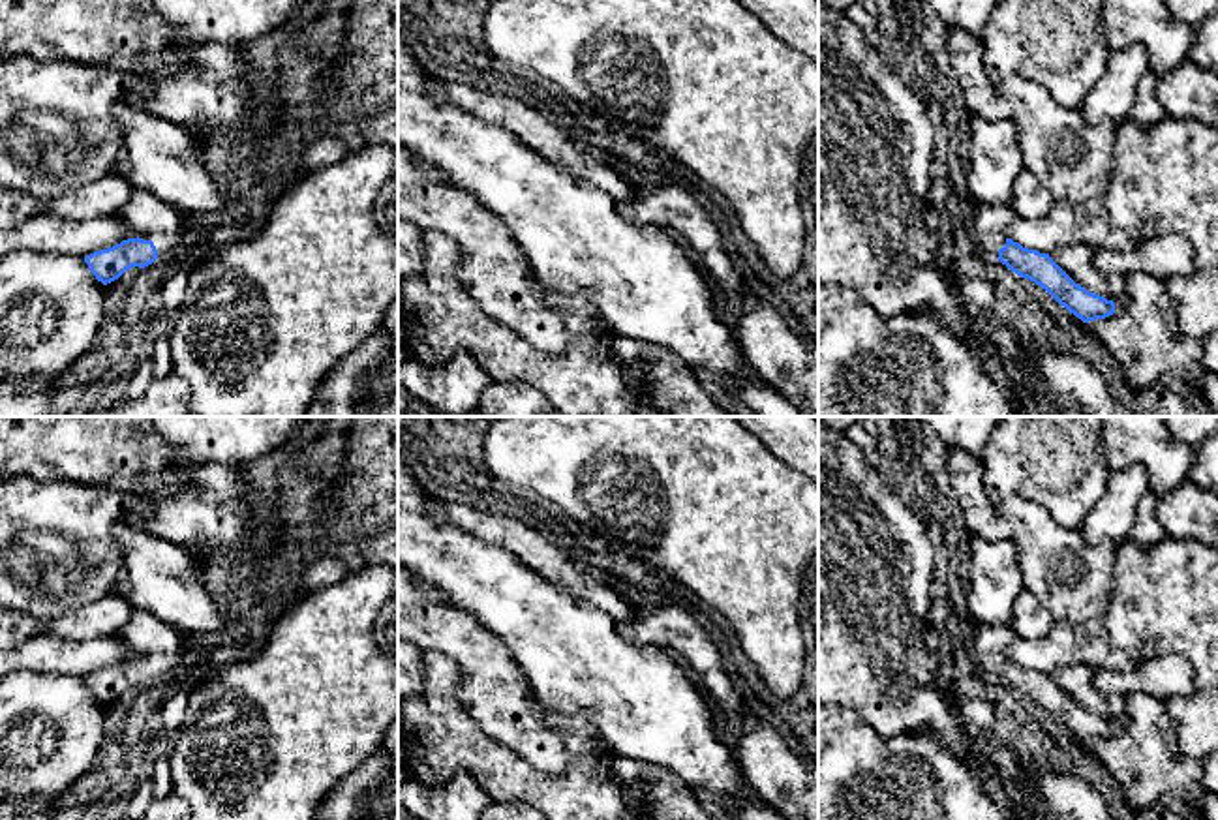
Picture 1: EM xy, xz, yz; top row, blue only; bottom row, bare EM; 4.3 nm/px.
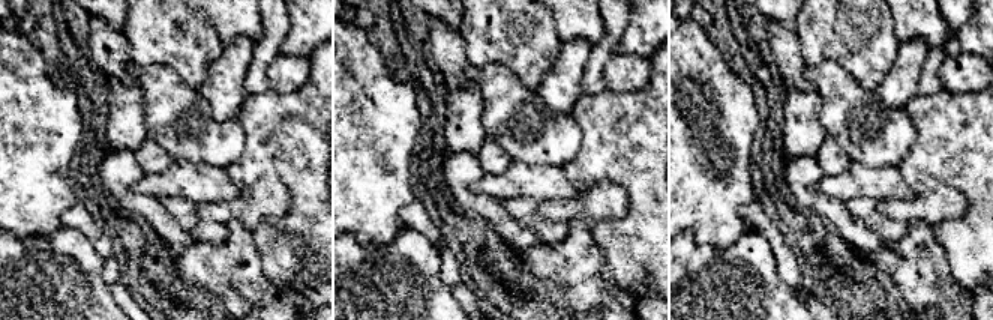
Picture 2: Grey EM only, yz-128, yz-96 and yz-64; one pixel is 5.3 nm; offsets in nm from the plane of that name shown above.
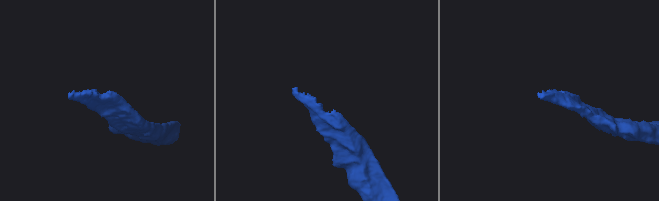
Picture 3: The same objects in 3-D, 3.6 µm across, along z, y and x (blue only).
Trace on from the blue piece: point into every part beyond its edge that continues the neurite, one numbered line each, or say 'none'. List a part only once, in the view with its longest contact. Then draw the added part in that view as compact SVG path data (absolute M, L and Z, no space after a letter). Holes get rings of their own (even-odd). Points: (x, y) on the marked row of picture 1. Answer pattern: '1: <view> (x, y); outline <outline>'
1: xy (149, 218); outline M133 190L129 201L114 214L131 229L131 238L152 240L158 250L154 263L176 255L184 227L182 212L145 190Z

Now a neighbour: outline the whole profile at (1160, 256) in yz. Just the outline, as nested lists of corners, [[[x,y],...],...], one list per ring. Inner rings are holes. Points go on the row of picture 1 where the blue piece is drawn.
[[[1152,235],[1130,251],[1096,250],[1094,265],[1104,274],[1147,274],[1156,280],[1188,276],[1194,270],[1194,248],[1186,236]]]

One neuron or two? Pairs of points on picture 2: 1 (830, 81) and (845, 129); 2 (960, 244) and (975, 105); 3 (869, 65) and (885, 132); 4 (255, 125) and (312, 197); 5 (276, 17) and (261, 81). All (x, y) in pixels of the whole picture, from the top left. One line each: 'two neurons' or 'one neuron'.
1: one neuron
2: one neuron
3: two neurons
4: one neuron
5: one neuron

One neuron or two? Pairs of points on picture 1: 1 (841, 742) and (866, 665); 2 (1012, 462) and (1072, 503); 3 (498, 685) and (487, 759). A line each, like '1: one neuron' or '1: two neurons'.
1: two neurons
2: one neuron
3: two neurons

